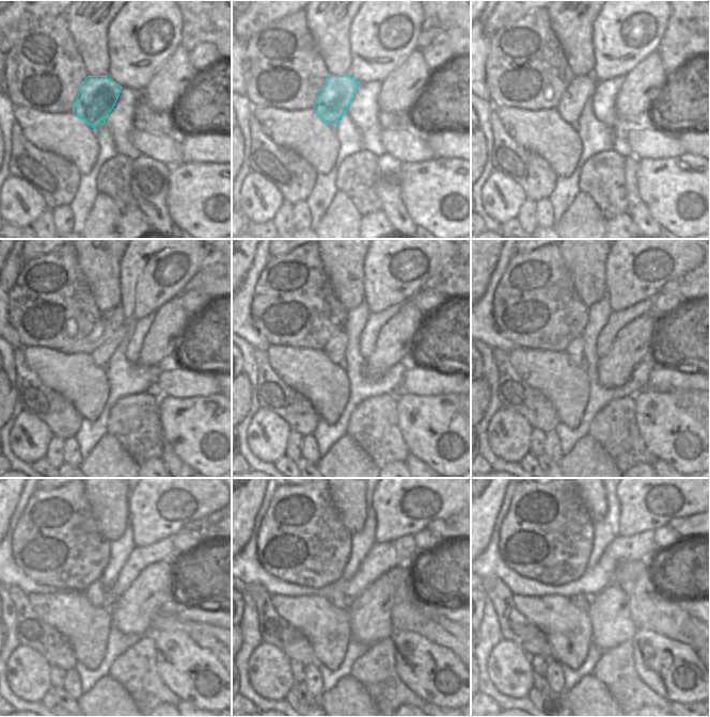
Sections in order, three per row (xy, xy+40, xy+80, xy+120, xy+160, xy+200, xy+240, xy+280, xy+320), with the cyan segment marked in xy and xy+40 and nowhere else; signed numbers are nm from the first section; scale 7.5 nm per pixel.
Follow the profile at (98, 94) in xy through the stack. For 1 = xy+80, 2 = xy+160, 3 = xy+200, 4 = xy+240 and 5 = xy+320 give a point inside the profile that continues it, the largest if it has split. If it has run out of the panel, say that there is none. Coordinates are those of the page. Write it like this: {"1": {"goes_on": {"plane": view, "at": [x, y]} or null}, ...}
{"1": {"goes_on": {"plane": "xy+80", "at": [580, 91]}}, "2": {"goes_on": {"plane": "xy+160", "at": [335, 349]}}, "3": {"goes_on": {"plane": "xy+200", "at": [574, 350]}}, "4": {"goes_on": {"plane": "xy+240", "at": [95, 593]}}, "5": {"goes_on": {"plane": "xy+320", "at": [580, 601]}}}

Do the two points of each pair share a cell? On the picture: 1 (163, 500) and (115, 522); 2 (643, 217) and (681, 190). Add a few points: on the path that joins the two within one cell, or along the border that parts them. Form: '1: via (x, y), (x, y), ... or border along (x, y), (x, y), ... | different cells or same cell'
1: border along (129, 497), (127, 521) | different cells
2: border along (637, 190), (642, 202), (661, 227) | different cells

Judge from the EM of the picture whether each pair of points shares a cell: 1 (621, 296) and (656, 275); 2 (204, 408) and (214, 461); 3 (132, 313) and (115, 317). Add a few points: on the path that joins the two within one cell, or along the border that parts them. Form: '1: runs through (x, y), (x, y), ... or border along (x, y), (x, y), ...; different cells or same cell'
1: runs through (630, 287), (642, 275), (647, 275); same cell
2: runs through (204, 421), (204, 445), (201, 451); same cell
3: border along (120, 307), (127, 322); different cells

